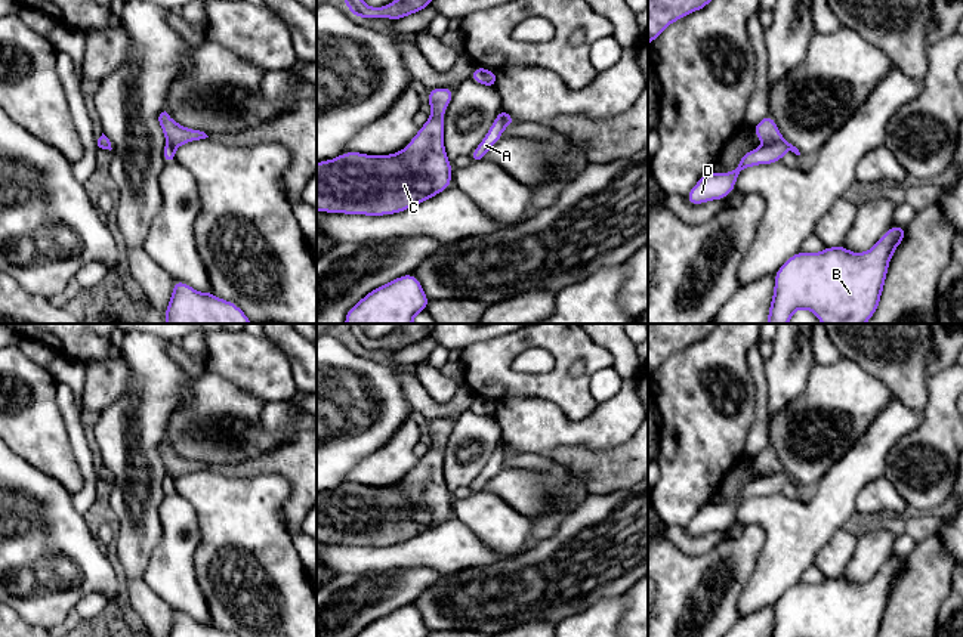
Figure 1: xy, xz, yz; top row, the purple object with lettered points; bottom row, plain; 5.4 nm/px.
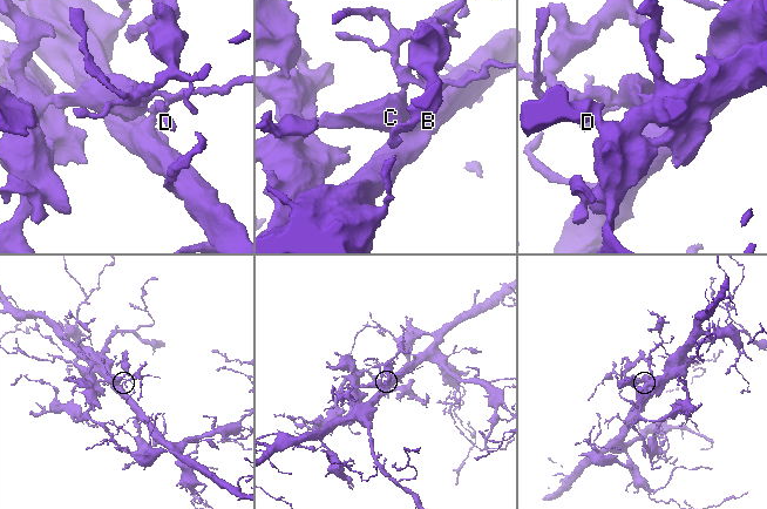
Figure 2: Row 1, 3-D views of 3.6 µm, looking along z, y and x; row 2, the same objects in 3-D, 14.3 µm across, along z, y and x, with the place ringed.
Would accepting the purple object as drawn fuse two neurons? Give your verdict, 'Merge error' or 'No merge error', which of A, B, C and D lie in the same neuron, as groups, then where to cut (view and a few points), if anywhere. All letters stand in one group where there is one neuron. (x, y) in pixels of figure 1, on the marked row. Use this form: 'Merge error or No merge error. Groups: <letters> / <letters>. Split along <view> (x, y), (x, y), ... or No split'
Merge error. Groups: A B D / C. Split along yz (783, 139), (765, 145)

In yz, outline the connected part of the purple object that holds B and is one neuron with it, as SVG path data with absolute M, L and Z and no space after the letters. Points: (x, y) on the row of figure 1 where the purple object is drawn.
M891 226L864 253L852 253L845 245L825 247L821 253L799 251L774 273L774 297L766 324L788 324L799 309L811 310L822 324L865 324L876 313L885 287L889 262L904 241L907 226Z

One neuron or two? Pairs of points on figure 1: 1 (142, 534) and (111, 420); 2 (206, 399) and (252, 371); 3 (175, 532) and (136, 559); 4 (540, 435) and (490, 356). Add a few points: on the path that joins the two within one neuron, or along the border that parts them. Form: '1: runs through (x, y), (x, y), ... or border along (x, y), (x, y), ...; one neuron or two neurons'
1: runs through (136, 506), (133, 448); one neuron
2: border along (204, 368), (231, 380), (264, 401); two neurons
3: border along (157, 509), (161, 541), (151, 553), (142, 575); two neurons
4: border along (551, 401), (506, 396), (497, 404); two neurons

